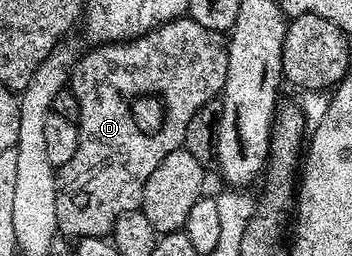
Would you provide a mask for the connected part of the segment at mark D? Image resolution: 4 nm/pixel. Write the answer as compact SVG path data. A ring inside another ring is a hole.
M189 16L174 18L171 22L160 24L154 30L149 30L147 34L141 34L138 38L129 42L108 42L95 45L95 50L87 52L83 58L79 57L72 67L72 73L68 78L69 89L73 90L76 100L79 101L78 127L78 147L76 156L68 160L66 166L61 167L57 175L56 184L56 220L58 221L58 234L61 237L77 240L79 238L106 238L111 233L120 216L124 212L132 212L142 205L142 185L148 180L152 172L156 172L156 164L168 156L168 152L176 152L183 149L186 140L186 129L188 120L204 104L215 101L221 95L224 88L224 80L228 76L228 52L226 51L227 39L221 30L209 30L204 28L204 24L196 24Z

